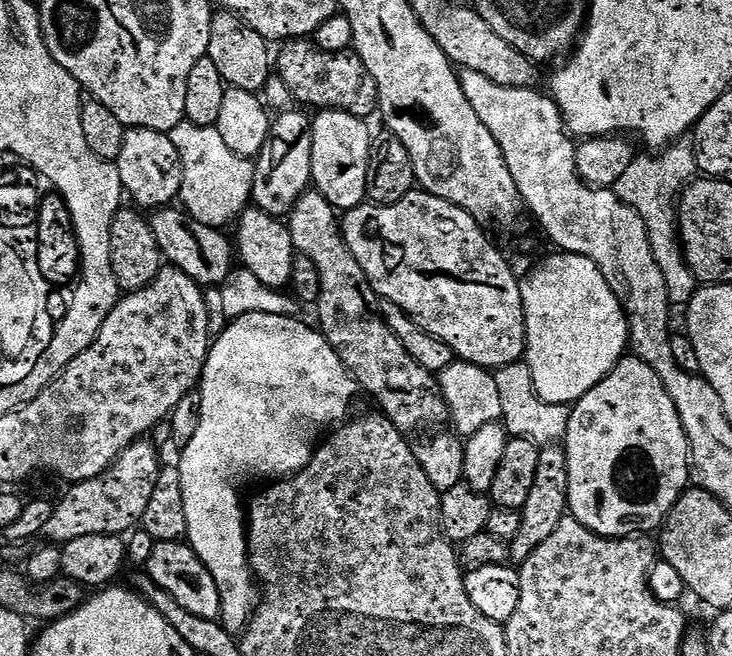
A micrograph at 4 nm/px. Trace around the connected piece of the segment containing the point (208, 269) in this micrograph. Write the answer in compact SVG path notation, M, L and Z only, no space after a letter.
M169 206L153 211L150 223L154 230L154 238L160 247L160 255L171 267L182 270L201 286L220 286L234 271L234 244L228 240L219 228L202 226L193 216L176 206Z

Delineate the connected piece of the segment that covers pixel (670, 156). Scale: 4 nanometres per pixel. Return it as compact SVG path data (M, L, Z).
M681 138L668 145L659 154L652 156L637 155L632 164L615 182L612 189L615 196L626 202L646 222L647 236L650 238L651 253L662 276L666 280L669 305L687 305L692 293L698 287L698 281L684 262L683 249L679 244L679 233L676 227L676 200L688 183L697 177L699 168L695 147Z

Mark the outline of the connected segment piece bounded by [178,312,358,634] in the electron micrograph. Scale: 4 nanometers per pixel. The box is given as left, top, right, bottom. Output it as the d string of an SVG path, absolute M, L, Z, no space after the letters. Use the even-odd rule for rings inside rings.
M248 313L233 319L224 332L211 341L208 360L198 385L198 430L194 430L194 438L183 445L181 452L184 453L178 461L182 498L186 506L186 540L206 570L210 570L214 582L218 582L220 620L226 631L233 634L243 633L258 604L258 588L248 566L246 512L242 504L240 508L236 487L247 480L276 482L301 472L312 461L312 454L318 447L316 435L323 428L331 429L347 421L352 399L358 393L356 381L349 376L323 332L315 327L307 328L302 321L276 313Z

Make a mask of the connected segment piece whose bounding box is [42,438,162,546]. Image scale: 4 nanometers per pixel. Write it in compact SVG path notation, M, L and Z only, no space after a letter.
M147 439L135 440L105 472L80 484L72 484L69 492L55 501L50 522L46 522L42 533L45 541L56 546L74 542L74 538L87 536L123 537L132 527L140 524L142 514L150 502L154 482L158 478L162 461Z

